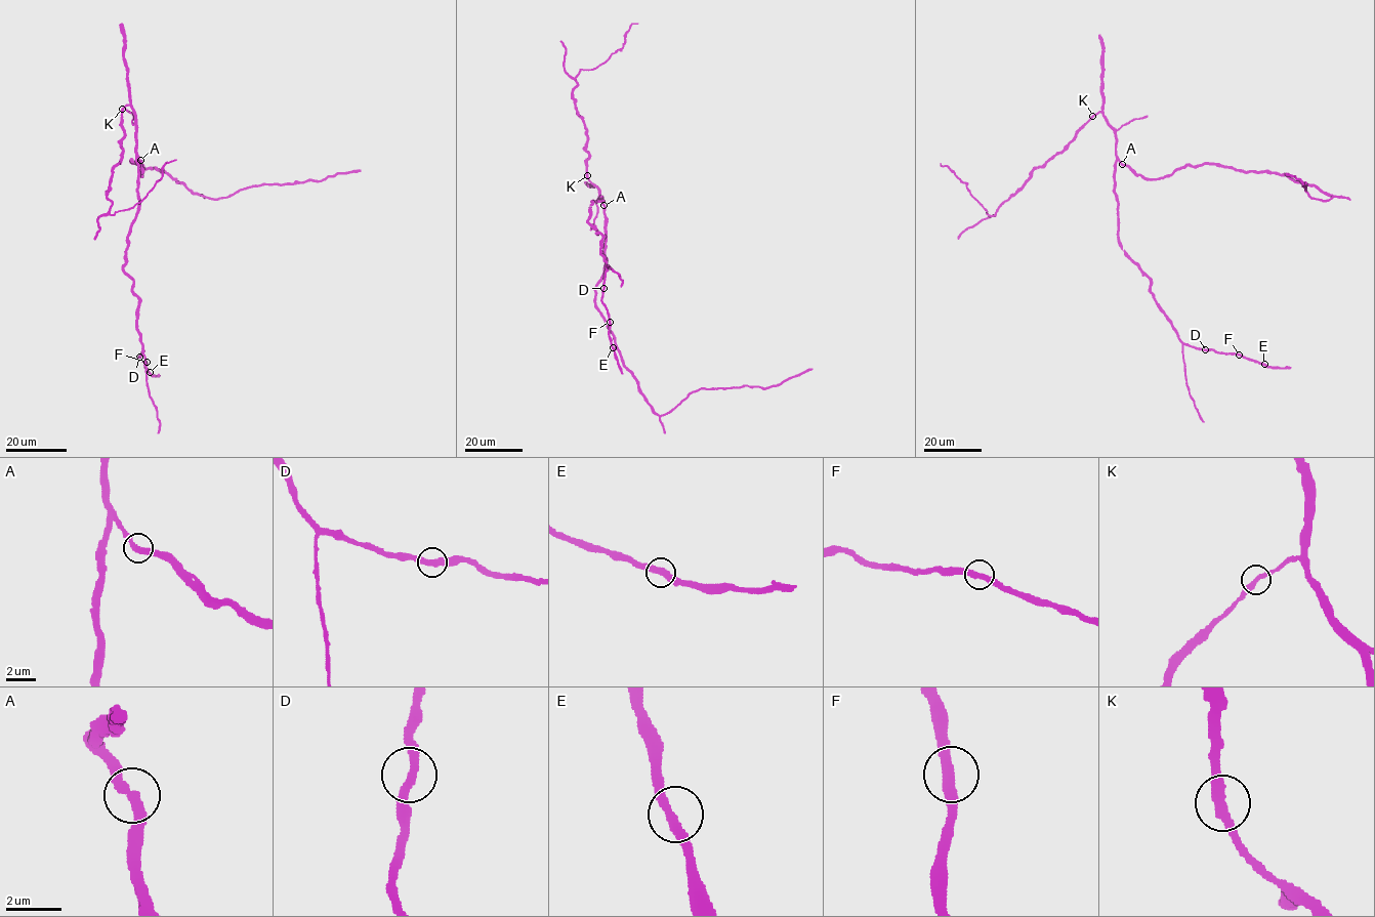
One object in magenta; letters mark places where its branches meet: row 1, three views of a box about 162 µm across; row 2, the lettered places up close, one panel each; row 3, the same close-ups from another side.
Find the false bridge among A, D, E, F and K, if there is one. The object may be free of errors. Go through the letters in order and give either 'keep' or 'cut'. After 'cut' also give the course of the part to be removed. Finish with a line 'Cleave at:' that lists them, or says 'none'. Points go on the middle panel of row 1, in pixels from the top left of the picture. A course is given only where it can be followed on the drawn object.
A: keep
D: keep
E: keep
F: keep
K: keep
Cleave at: none

